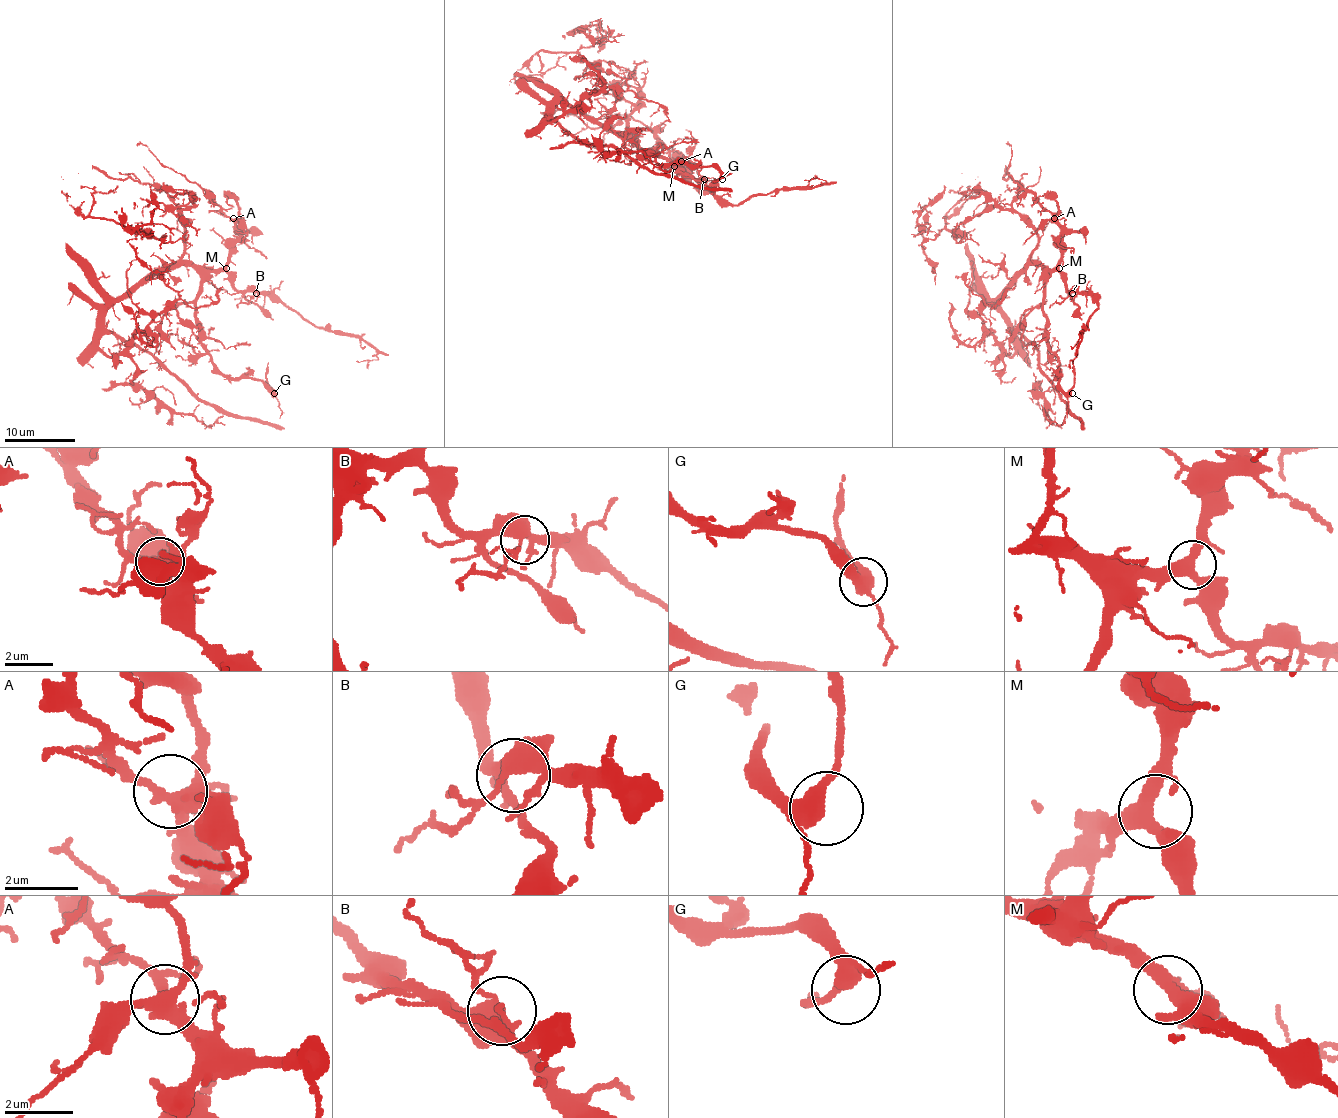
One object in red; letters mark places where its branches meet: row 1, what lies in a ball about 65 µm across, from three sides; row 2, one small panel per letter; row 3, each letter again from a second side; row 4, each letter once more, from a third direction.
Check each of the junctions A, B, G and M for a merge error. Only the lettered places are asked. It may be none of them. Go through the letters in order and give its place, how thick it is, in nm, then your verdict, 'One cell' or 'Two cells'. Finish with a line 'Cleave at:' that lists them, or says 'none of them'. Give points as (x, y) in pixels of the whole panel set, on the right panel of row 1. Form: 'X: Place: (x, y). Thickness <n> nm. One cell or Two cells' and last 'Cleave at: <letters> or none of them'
A: Place: (1054, 218). Thickness 380 nm. One cell
B: Place: (1072, 293). Thickness 360 nm. One cell
G: Place: (1072, 393). Thickness 360 nm. One cell
M: Place: (1059, 268). Thickness 380 nm. One cell
Cleave at: none of them

